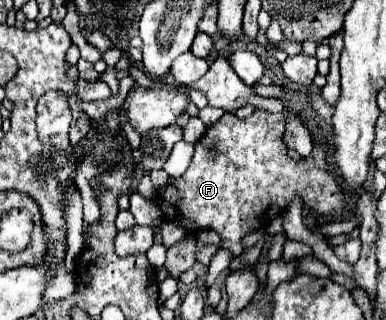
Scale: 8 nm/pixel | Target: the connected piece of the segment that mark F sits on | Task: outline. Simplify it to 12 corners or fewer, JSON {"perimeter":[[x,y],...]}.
{"perimeter":[[224,113],[190,167],[158,189],[162,217],[212,229],[242,255],[300,197],[330,219],[346,209],[326,161],[282,141],[284,113]]}

